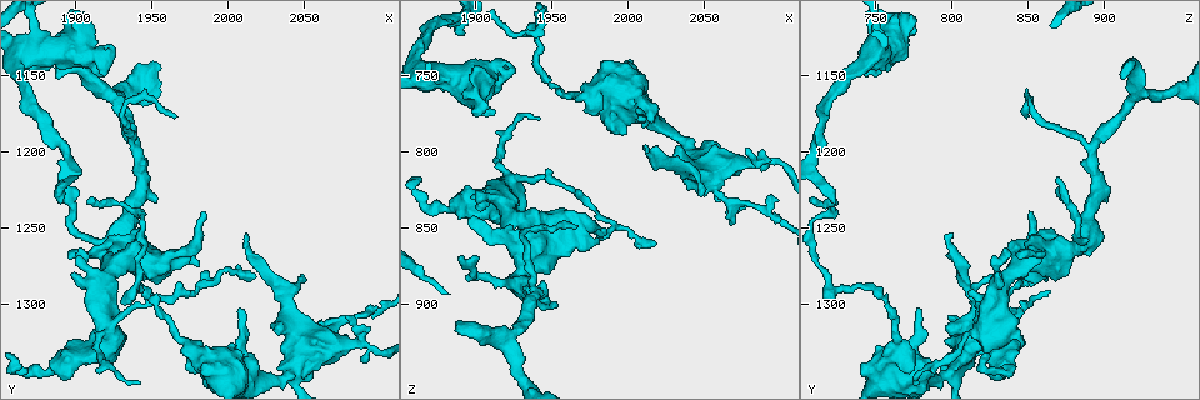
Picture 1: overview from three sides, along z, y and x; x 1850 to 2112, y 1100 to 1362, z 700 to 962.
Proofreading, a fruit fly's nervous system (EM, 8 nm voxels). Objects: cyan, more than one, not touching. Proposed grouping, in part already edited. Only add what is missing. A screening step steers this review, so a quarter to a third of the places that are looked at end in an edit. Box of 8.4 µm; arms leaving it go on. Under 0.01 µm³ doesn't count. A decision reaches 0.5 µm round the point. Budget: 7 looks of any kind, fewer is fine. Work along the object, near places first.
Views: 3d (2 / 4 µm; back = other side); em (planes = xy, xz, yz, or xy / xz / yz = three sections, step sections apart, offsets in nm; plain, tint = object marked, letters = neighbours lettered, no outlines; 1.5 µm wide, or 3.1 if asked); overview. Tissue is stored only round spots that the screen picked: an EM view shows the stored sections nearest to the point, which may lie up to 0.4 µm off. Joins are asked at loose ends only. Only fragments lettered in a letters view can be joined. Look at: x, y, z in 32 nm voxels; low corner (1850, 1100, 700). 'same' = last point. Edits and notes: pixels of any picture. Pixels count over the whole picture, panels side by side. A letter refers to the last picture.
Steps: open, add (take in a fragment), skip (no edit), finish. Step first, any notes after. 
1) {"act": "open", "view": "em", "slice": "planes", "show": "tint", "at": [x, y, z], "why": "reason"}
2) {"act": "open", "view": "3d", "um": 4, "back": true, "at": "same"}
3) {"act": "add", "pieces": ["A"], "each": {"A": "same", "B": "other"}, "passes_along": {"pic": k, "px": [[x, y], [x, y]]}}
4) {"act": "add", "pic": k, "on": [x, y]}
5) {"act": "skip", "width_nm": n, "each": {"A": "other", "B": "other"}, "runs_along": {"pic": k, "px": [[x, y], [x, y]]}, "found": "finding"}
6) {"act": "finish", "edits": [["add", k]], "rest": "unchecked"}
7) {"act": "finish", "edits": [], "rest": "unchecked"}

{"act": "open", "view": "3d", "um": 2, "at": [2050, 1282, 830], "why": "free end"}

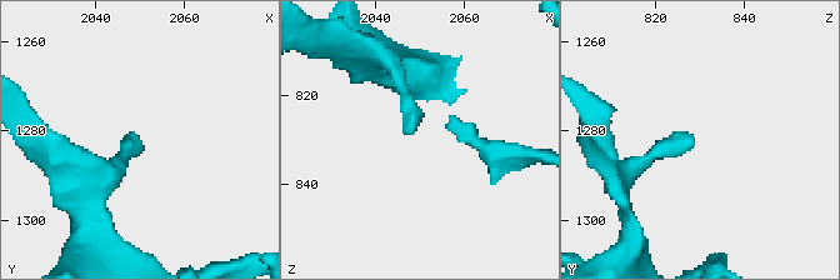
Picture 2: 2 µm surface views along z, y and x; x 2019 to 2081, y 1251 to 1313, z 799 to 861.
{"act": "open", "view": "em", "slice": "planes", "show": "plain", "at": [2049, 1280, 828], "why": "need the tissue"}

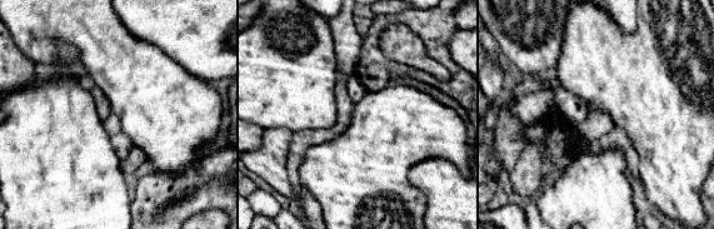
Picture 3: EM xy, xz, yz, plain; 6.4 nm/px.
{"act": "open", "view": "em", "slice": "planes", "show": "letters", "at": "same", "why": "what lies round it"}

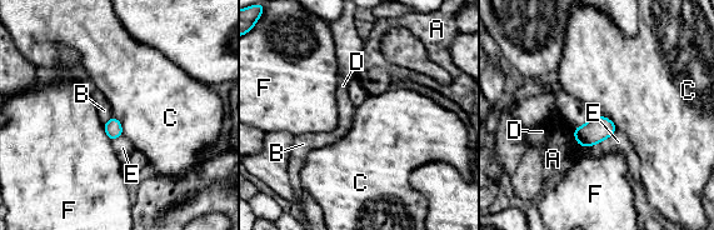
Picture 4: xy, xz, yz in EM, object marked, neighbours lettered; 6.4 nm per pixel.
{"act": "skip", "longest_contact_nm": ["E", 220], "each": {"A": "other", "B": "other", "C": "other", "D": "other", "E": "other", "F": "other"}, "border": {"pic": 4, "px": [[590, 115], [607, 116], [617, 129]]}, "found": "no lettered fragment goes on from it"}

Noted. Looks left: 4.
{"act": "open", "view": "em", "slice": "planes", "show": "tint", "at": [1890, 1152, 912], "why": "free end"}

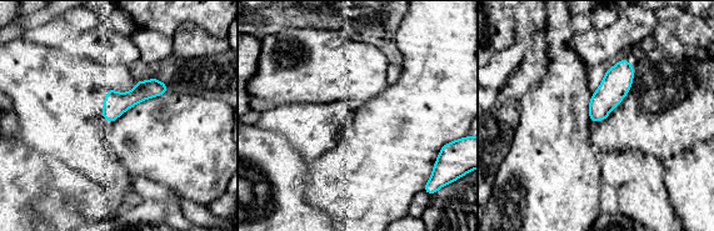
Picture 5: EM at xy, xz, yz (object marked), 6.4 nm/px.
{"act": "open", "view": "em", "slice": "planes", "show": "letters", "at": "same"}

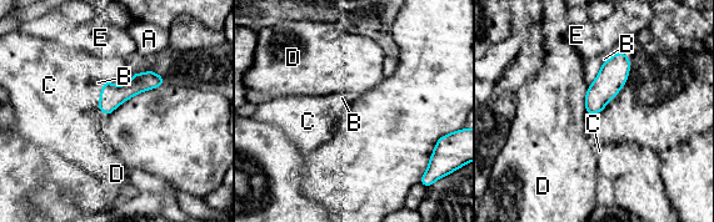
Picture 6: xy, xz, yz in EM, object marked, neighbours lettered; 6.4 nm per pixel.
{"act": "add", "pic": 6, "on": [60, 111], "width_nm": 140, "each": {"A": "other", "B": "other", "C": "same", "D": "other", "E": "other"}, "found": "it goes on there"}

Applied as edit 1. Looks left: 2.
{"act": "finish", "edits": [["add", 6]], "rest": "unchecked"}

